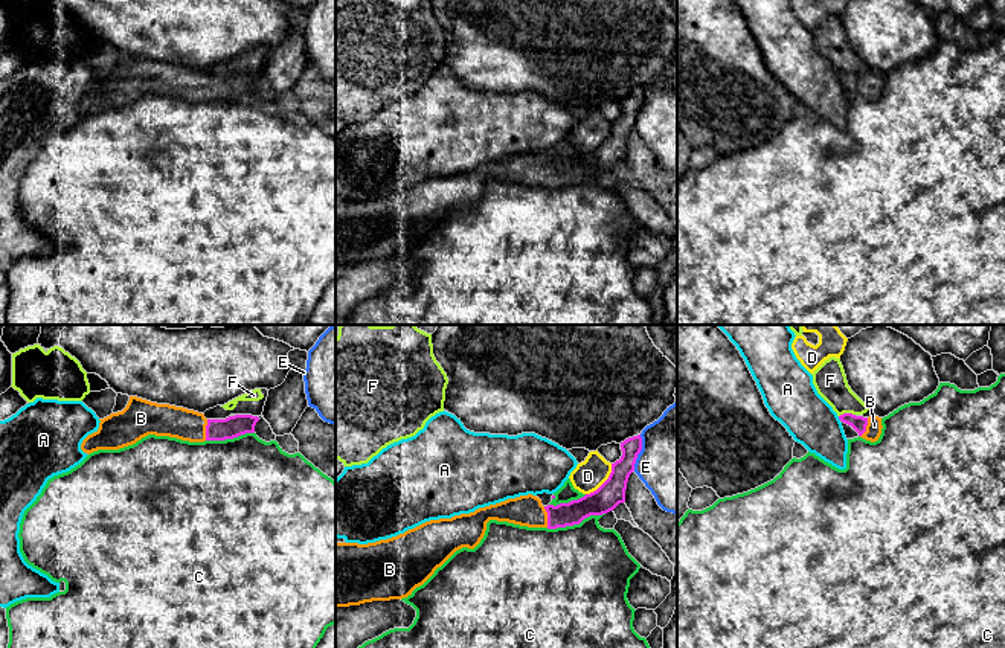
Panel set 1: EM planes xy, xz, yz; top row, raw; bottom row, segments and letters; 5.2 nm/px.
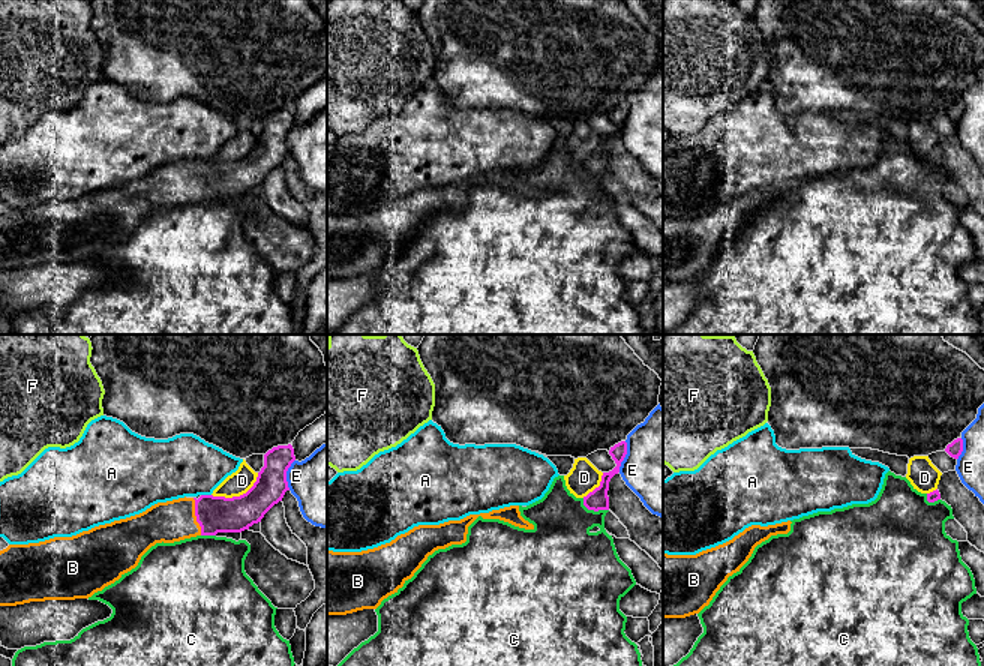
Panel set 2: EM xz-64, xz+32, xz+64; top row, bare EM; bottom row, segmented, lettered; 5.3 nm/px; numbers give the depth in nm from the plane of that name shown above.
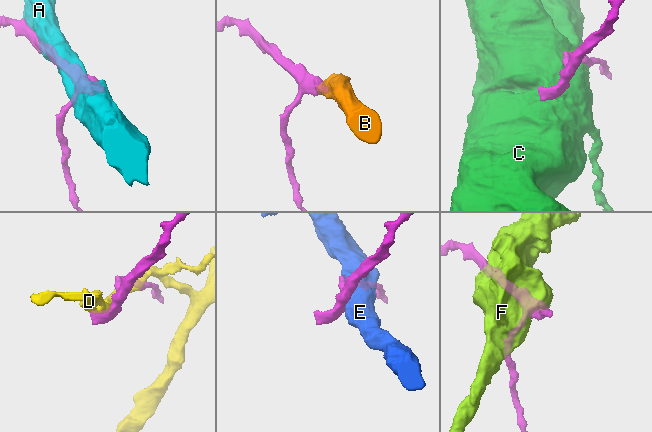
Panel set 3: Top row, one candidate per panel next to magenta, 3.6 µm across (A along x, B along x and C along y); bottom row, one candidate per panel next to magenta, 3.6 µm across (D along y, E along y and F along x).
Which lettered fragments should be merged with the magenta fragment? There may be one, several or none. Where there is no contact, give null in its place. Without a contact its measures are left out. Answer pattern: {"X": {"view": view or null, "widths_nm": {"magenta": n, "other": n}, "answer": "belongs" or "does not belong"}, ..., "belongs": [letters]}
{"A": {"view": "yz", "widths_nm": {"magenta": 80, "other": 260}, "answer": "does not belong"}, "B": {"view": "xy", "widths_nm": {"magenta": 120, "other": 180}, "answer": "belongs"}, "C": {"view": "xz", "widths_nm": {"magenta": 140, "other": 480}, "answer": "does not belong"}, "D": {"view": "xz", "widths_nm": {"magenta": 140, "other": 160}, "answer": "does not belong"}, "E": {"view": "xz", "widths_nm": {"magenta": 130, "other": 400}, "answer": "does not belong"}, "F": {"view": "yz", "widths_nm": {"magenta": 80, "other": 170}, "answer": "does not belong"}, "belongs": ["B"]}

